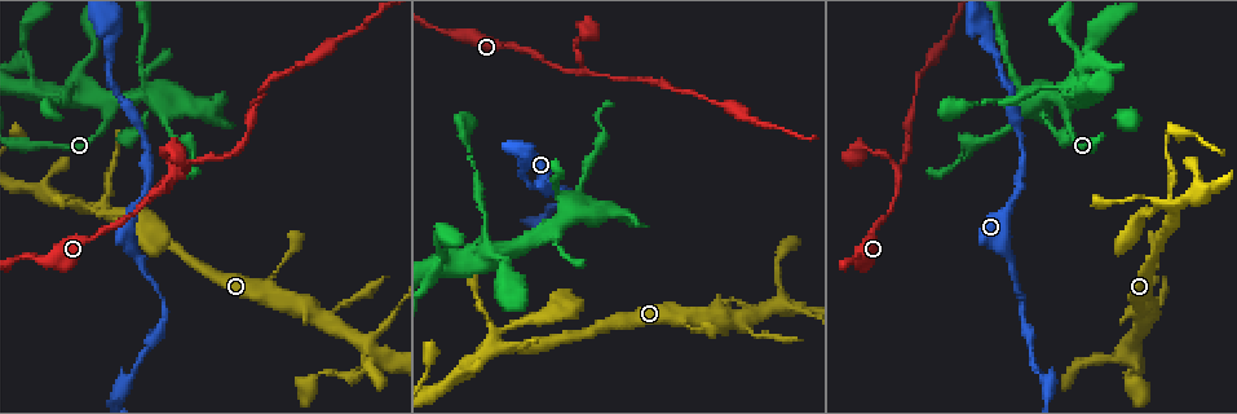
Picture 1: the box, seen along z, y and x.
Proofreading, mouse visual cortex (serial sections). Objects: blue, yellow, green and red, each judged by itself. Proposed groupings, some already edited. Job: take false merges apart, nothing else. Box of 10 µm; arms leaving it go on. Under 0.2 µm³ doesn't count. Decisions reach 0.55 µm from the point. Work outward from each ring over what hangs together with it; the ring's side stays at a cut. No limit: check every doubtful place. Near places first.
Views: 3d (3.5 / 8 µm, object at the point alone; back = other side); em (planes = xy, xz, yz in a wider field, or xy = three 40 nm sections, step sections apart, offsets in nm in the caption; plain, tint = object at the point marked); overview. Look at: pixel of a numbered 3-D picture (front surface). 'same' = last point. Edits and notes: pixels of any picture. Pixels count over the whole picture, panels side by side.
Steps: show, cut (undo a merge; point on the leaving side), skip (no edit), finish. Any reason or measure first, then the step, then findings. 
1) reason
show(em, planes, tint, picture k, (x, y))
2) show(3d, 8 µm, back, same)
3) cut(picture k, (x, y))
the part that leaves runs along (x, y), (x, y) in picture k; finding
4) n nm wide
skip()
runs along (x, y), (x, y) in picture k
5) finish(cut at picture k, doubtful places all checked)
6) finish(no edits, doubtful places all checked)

sharp bend
show(3d, 3.5 µm, picture 1, (86, 208))

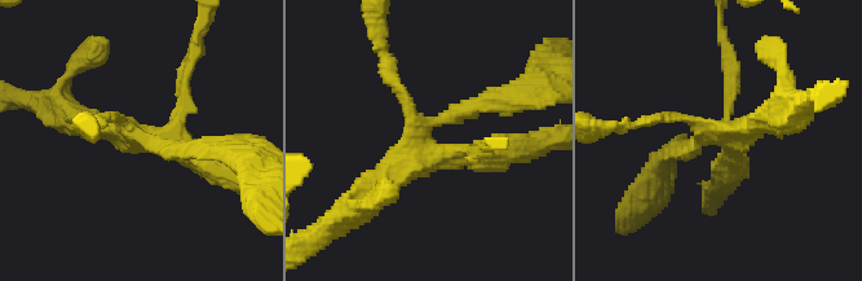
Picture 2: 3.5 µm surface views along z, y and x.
show(em, xy, step 5, tint, picture 2, (436, 152))

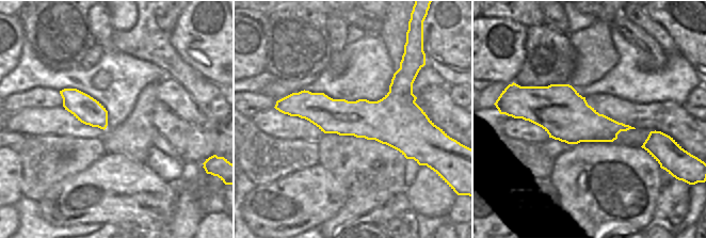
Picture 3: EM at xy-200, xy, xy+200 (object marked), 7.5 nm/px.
show(em, xy, step 3, tint, same)

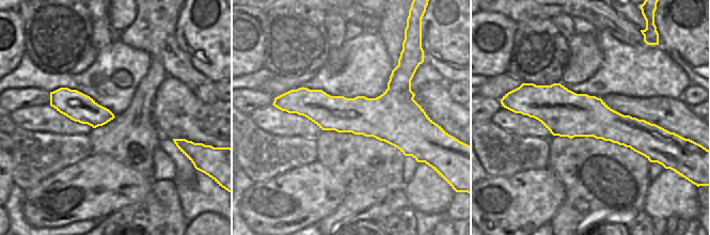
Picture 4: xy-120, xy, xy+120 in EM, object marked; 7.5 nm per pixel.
skip()
runs along (515, 148), (423, 145), (427, 124), (471, 109) in picture 2; all the same cell

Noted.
branch point
show(3d, 3.5 µm, picture 1, (159, 95))

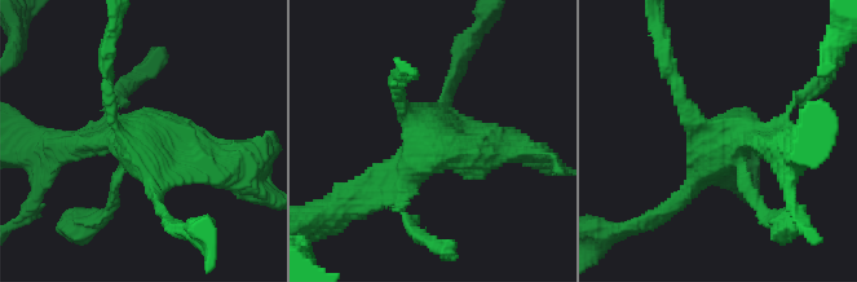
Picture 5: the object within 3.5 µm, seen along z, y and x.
now the EM
show(em, planes, tint, picture 5, (139, 138))

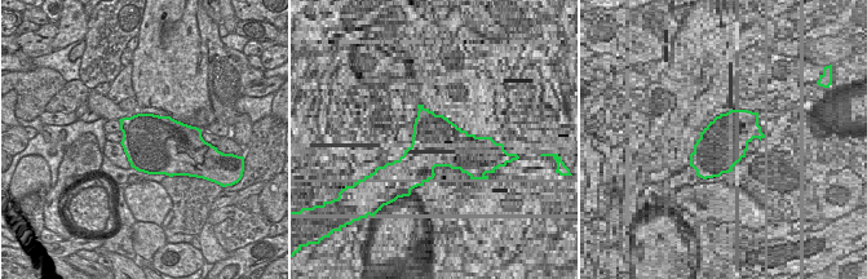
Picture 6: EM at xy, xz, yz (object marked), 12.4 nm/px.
750 nm wide
skip()
runs along (359, 190), (415, 161), (446, 95) in picture 5; all the same cell

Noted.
narrows sharply
show(3d, 3.5 µm, picture 1, (899, 164))

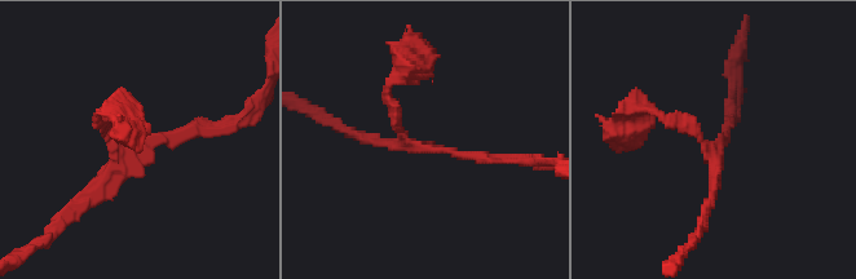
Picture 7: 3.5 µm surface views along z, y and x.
show(em, xy, step 1, tint, picture 7, (447, 149))

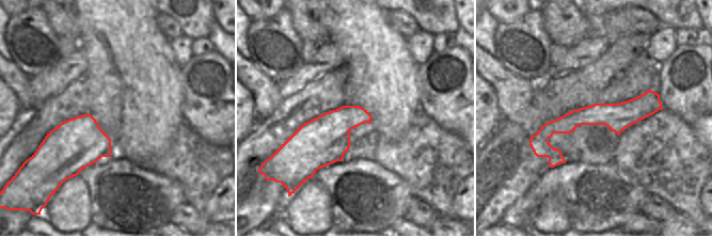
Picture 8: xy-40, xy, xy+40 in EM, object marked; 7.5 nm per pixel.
skip()
runs along (89, 194), (133, 146), (237, 119) in picture 7; one cell here

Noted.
finish(no edits, doubtful places all checked)

